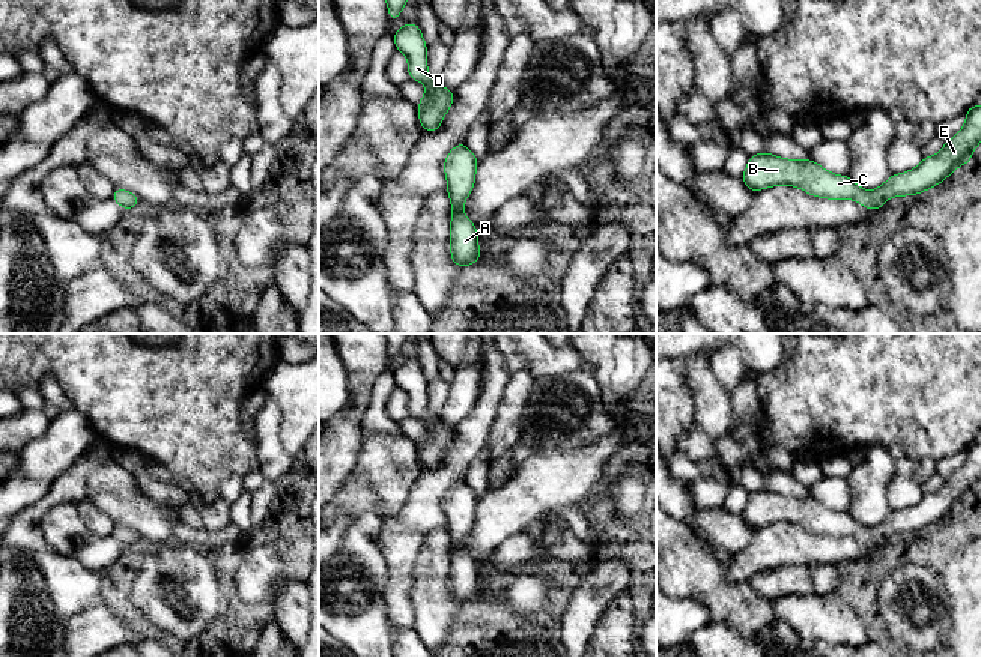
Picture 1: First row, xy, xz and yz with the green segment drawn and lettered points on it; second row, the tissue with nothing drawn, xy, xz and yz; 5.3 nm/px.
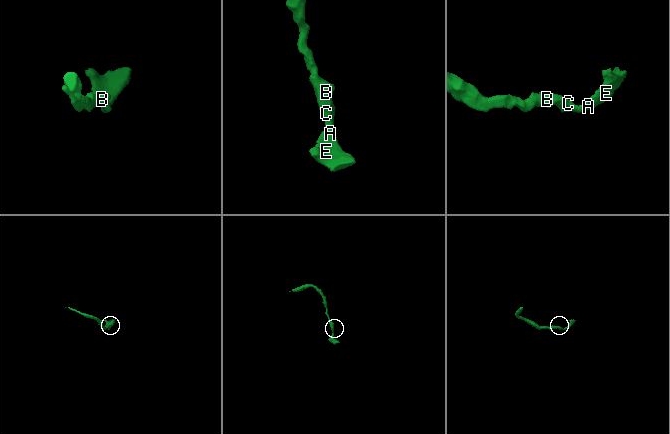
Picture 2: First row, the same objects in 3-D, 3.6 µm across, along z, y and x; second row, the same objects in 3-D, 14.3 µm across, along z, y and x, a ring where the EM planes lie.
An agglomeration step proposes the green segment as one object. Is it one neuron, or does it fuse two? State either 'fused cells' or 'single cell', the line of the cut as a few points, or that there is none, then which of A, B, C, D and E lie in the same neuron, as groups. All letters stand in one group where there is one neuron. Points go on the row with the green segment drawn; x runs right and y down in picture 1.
single cell | no cut | A B C D E

